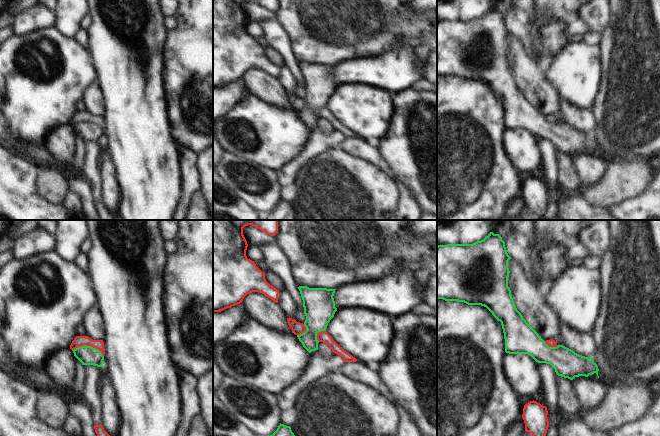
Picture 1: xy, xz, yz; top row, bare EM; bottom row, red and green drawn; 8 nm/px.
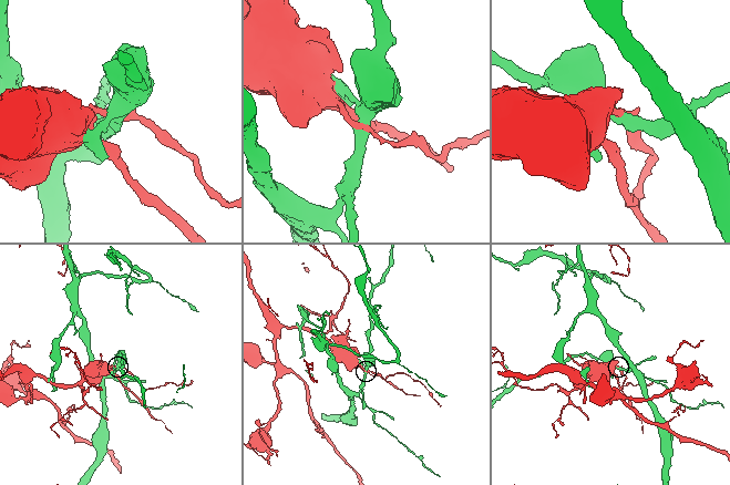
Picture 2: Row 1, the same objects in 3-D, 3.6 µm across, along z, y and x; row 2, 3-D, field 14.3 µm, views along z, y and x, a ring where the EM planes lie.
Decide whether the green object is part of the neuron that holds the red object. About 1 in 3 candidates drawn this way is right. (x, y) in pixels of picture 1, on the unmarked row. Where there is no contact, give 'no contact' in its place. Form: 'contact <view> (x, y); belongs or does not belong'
contact xy (88, 121); does not belong

